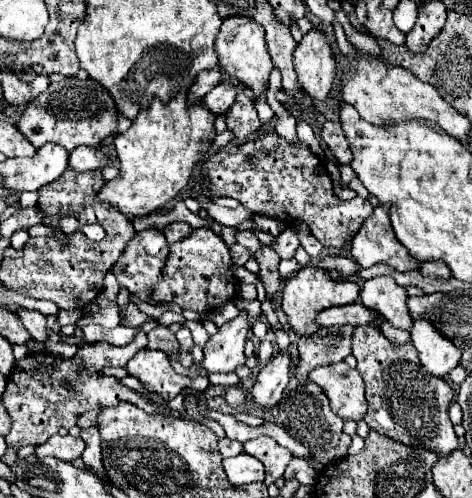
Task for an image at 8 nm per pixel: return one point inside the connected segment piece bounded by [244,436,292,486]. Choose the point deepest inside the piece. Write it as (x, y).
(275, 458)

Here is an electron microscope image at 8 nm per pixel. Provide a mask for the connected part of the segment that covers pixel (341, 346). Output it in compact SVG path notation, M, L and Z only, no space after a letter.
M352 326L320 328L320 332L300 338L298 340L300 362L296 368L296 378L304 384L308 382L308 372L312 372L312 368L342 362L350 354L352 330L354 330Z

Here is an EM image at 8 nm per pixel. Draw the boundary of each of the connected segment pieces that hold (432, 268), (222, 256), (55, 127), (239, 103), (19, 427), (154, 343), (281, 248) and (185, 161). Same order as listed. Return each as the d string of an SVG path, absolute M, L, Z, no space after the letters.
M430 260L422 264L422 276L430 276L430 278L444 278L448 280L452 276L452 272L448 272L448 266L442 260Z
M208 228L194 230L184 240L170 246L168 262L162 270L162 282L156 284L152 302L174 302L182 310L212 312L224 302L236 298L236 278L232 274L232 258L226 242Z
M62 78L48 86L46 92L38 94L22 112L16 128L28 138L34 148L42 148L46 142L58 144L72 152L76 146L98 148L102 140L116 132L116 106L112 96L96 84L96 80L78 80L78 78Z
M238 96L230 110L226 112L226 126L234 132L236 142L250 140L254 134L262 130L262 124L258 120L254 100L246 96Z
M46 350L30 352L28 356L24 356L22 360L16 362L14 370L6 378L6 392L2 396L2 402L4 402L6 412L12 418L12 430L6 436L6 444L8 444L8 448L14 448L14 450L20 450L22 446L30 446L30 444L32 446L40 446L50 436L54 436L60 428L68 428L70 430L72 426L76 426L76 420L84 412L88 412L88 410L104 410L104 408L110 408L110 406L120 404L120 402L130 402L130 404L142 408L148 414L162 414L162 416L182 416L182 414L186 414L186 408L184 408L184 412L180 412L180 410L172 410L168 404L162 406L162 404L150 400L148 396L124 386L114 376L104 376L98 370L84 368L84 364L80 364L76 358L62 358L62 356L50 354Z
M158 326L152 329L148 334L147 349L150 350L161 350L166 354L173 354L176 359L179 360L179 344L175 337L167 327Z
M286 228L278 238L276 238L276 242L274 242L274 250L276 250L276 254L280 256L280 258L294 258L294 252L296 252L296 248L298 248L298 236L296 236L296 230L292 230L292 228Z
M178 92L168 104L154 98L150 108L140 112L128 132L116 134L114 144L120 172L114 180L104 184L98 192L98 200L114 206L130 222L162 210L188 184L194 166L210 150L214 136L214 114L204 102L188 106L186 92Z

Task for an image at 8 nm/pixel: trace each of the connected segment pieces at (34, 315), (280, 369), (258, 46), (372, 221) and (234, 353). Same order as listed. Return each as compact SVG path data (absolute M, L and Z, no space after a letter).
M20 308L16 312L16 316L22 320L22 324L26 326L26 330L30 332L30 336L38 342L44 342L46 340L46 316L36 312L36 310L26 310L26 308Z
M276 354L258 374L258 380L250 392L254 410L266 412L274 404L280 402L286 386L288 386L288 368L290 368L290 356L288 354Z
M240 16L224 20L220 26L220 32L218 32L218 38L216 38L216 52L218 52L218 60L220 60L220 66L224 68L224 72L232 80L248 86L256 100L266 92L268 76L270 76L274 64L272 64L272 58L268 56L264 28L260 24L256 24L252 18L240 18Z
M384 204L374 208L374 214L352 238L350 254L360 264L360 268L370 268L378 262L384 262L396 268L398 272L406 272L406 270L420 270L422 264L410 252L406 252L406 248L396 240L390 224L388 206Z
M240 312L236 320L218 328L218 332L204 346L202 366L206 372L234 372L238 366L244 366L244 342L248 328L246 312Z

